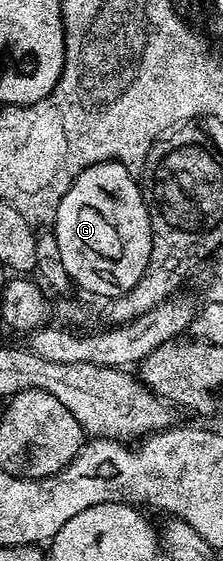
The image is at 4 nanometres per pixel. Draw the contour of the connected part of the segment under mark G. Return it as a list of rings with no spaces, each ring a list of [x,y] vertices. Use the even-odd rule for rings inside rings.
[[[98,161],[88,166],[72,183],[72,187],[60,199],[58,210],[52,215],[52,230],[60,247],[65,270],[79,289],[86,293],[95,293],[101,299],[109,299],[132,291],[148,267],[152,251],[152,231],[150,230],[150,210],[142,195],[135,174],[119,161]]]

